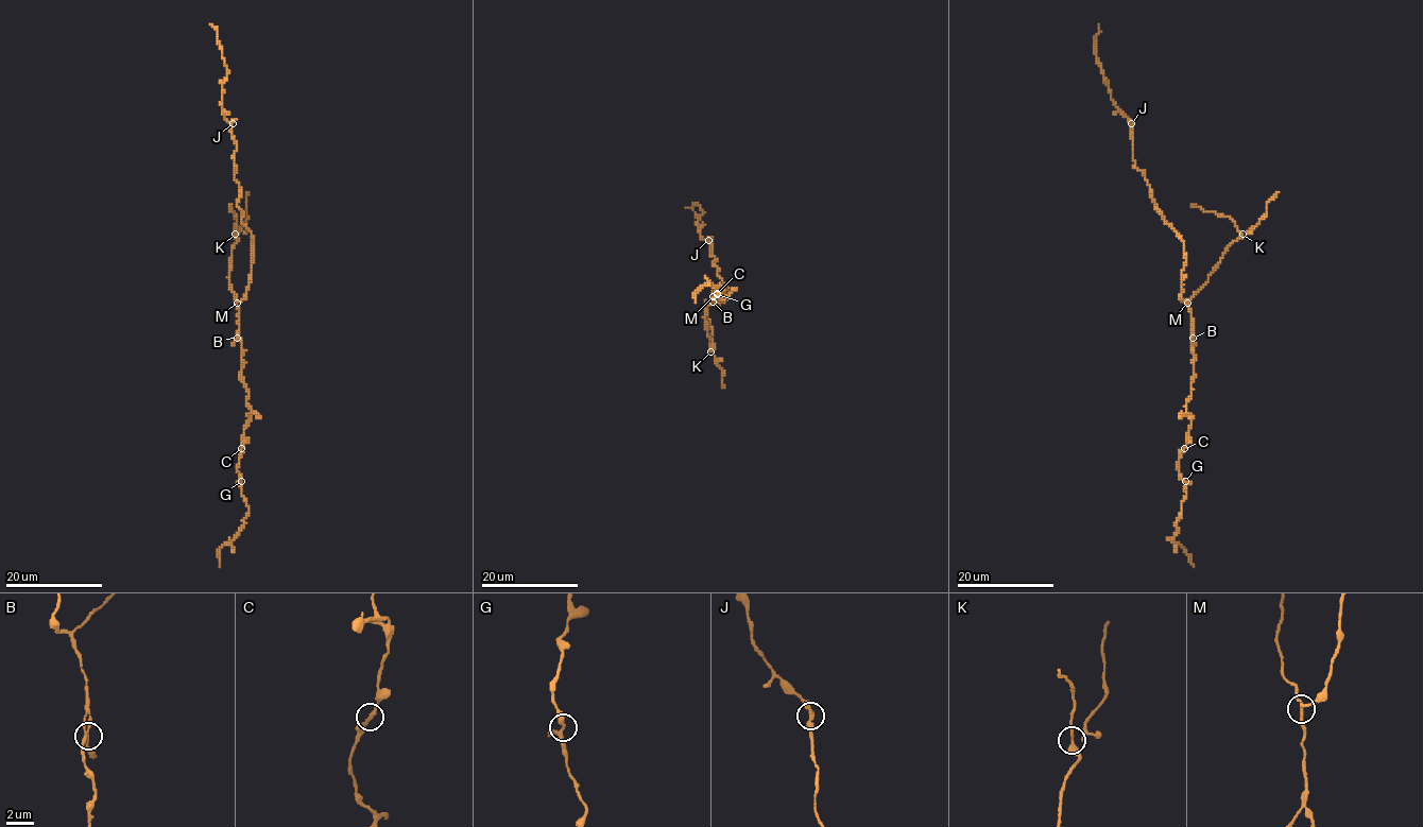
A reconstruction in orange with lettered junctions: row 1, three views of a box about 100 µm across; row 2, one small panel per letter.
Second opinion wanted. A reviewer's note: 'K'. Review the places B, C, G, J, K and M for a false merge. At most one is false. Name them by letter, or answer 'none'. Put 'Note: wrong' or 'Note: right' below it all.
K
Note: right

